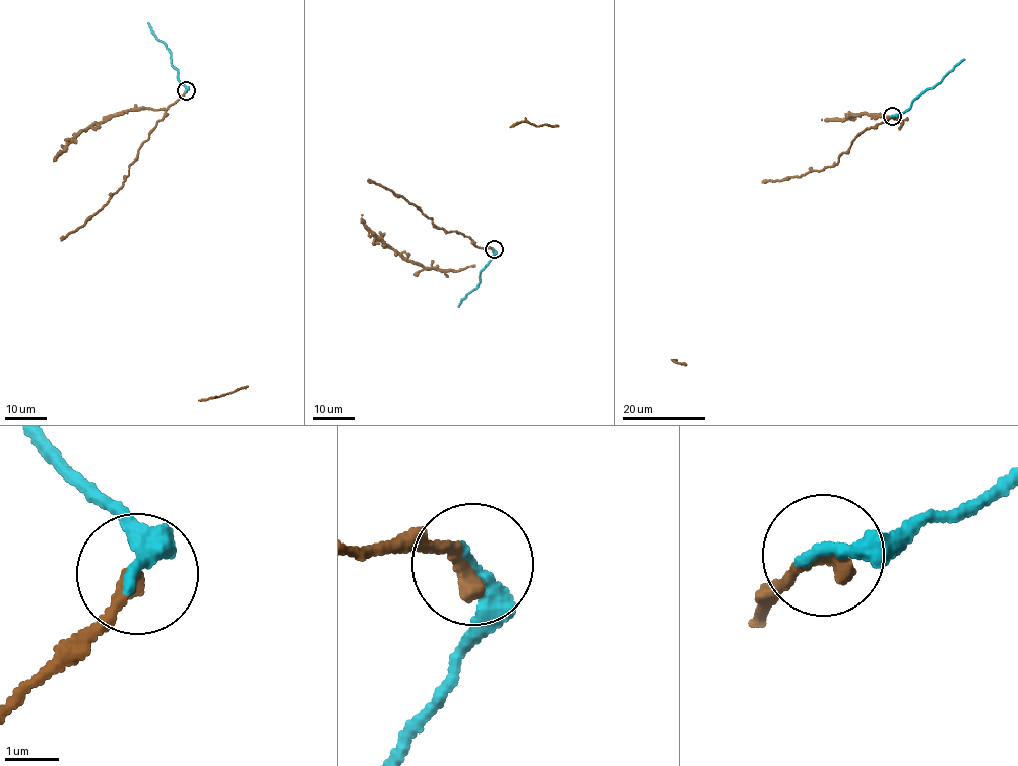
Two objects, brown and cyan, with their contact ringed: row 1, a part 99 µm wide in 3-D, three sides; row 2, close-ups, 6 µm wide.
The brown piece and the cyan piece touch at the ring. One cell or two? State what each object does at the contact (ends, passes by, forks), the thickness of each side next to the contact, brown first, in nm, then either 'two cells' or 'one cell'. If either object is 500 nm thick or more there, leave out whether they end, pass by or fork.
brown ends | cyan ends | 320/280 nm | one cell

